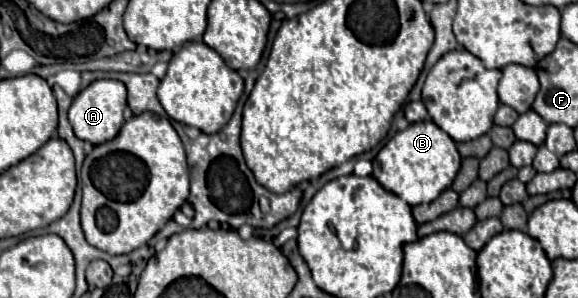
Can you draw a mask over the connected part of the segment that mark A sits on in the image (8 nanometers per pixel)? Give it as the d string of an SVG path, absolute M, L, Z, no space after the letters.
M97 79L89 83L83 91L79 91L77 97L73 97L73 103L69 109L69 123L79 139L95 145L105 143L119 133L125 121L123 117L125 107L127 107L127 89L123 87L123 83L115 79Z

